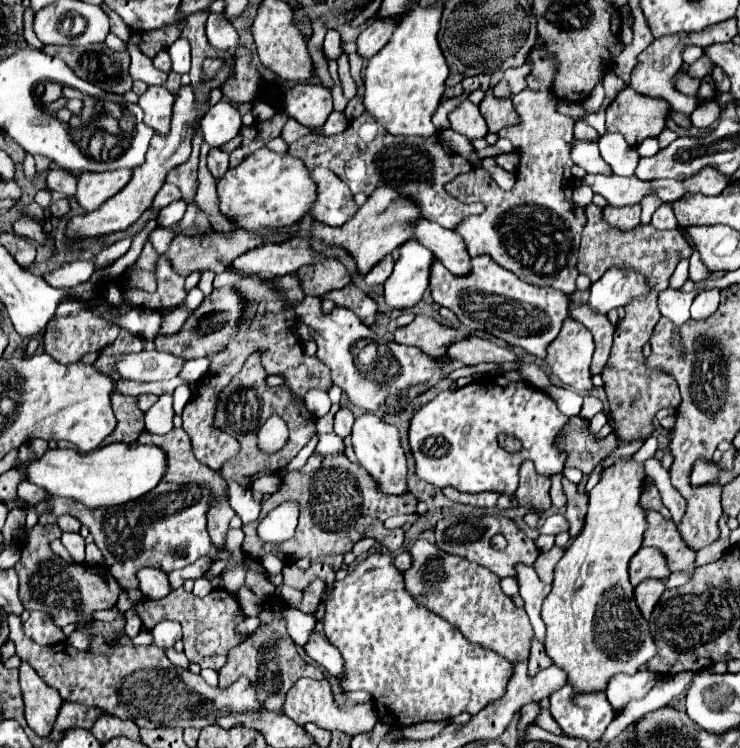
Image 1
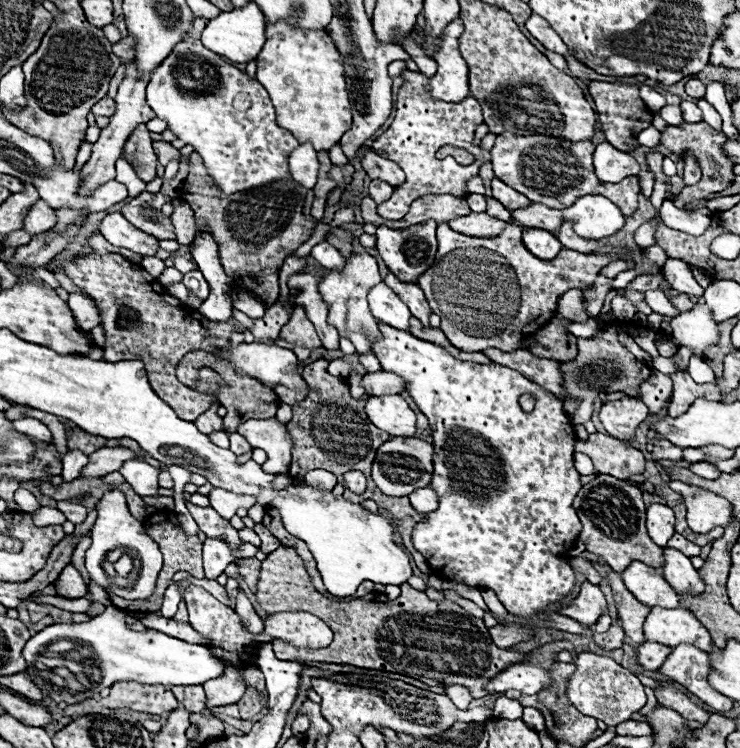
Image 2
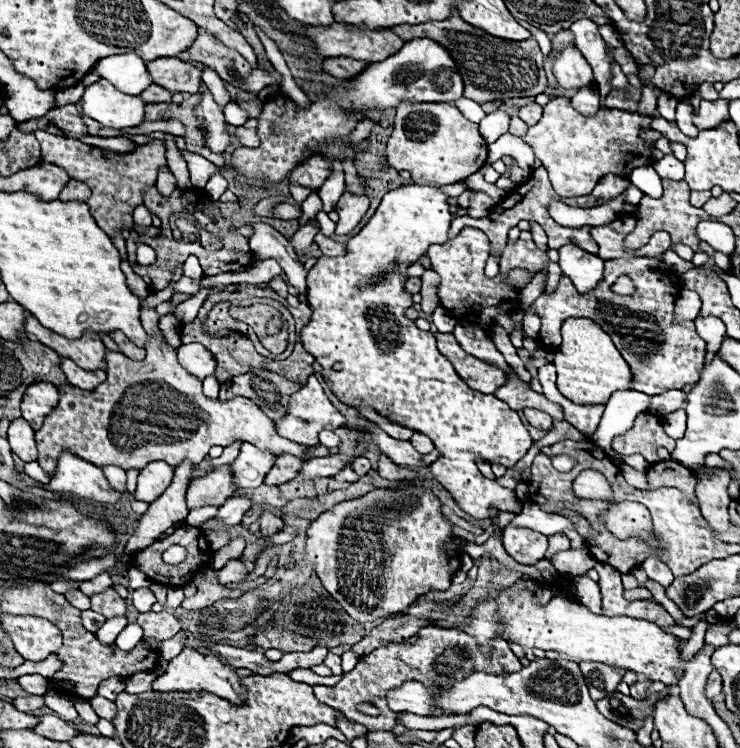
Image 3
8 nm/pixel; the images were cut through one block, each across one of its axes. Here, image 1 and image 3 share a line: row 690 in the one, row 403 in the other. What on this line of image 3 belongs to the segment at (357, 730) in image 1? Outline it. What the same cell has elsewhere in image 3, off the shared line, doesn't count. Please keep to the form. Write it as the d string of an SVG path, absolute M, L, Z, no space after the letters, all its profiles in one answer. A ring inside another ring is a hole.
M310 376L308 384L304 388L300 388L296 394L292 394L292 398L288 402L288 414L282 420L276 422L276 432L282 438L288 438L296 444L316 446L320 430L336 430L336 428L342 428L342 426L348 426L348 420L332 406L332 402L324 394L320 382L316 380L316 376Z

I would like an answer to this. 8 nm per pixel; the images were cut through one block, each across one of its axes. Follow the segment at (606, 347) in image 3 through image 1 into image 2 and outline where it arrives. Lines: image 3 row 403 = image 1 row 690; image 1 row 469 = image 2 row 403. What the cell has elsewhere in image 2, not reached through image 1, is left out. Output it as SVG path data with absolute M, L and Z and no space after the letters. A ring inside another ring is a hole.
M624 398L616 402L606 402L600 410L600 420L610 436L622 442L636 440L636 430L648 416L648 408L638 398Z

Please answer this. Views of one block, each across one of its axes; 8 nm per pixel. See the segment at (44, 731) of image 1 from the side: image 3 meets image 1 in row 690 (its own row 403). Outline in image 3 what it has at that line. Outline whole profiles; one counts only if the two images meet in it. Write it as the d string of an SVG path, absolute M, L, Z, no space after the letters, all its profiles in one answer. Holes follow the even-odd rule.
M36 382L36 384L28 386L28 390L24 392L24 398L22 398L22 418L34 430L38 430L38 426L44 424L42 420L48 414L52 414L52 406L56 406L58 398L60 398L60 394L50 382Z

